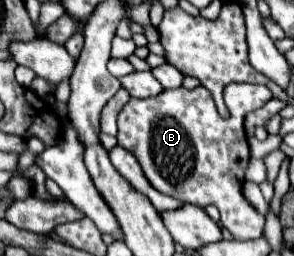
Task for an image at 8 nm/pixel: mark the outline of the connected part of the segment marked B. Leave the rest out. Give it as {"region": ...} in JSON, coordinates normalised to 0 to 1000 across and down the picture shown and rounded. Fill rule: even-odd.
{"region":[[[782,324],[762,340],[782,473],[762,473],[701,340],[558,348],[531,379],[442,387],[401,449],[401,566],[463,605],[497,699],[551,754],[673,809],[735,801],[755,879],[796,934],[871,934],[891,918],[898,848],[823,754],[850,574],[830,512],[830,457],[925,387],[905,332]],[[673,762],[673,770],[619,770]]]}

